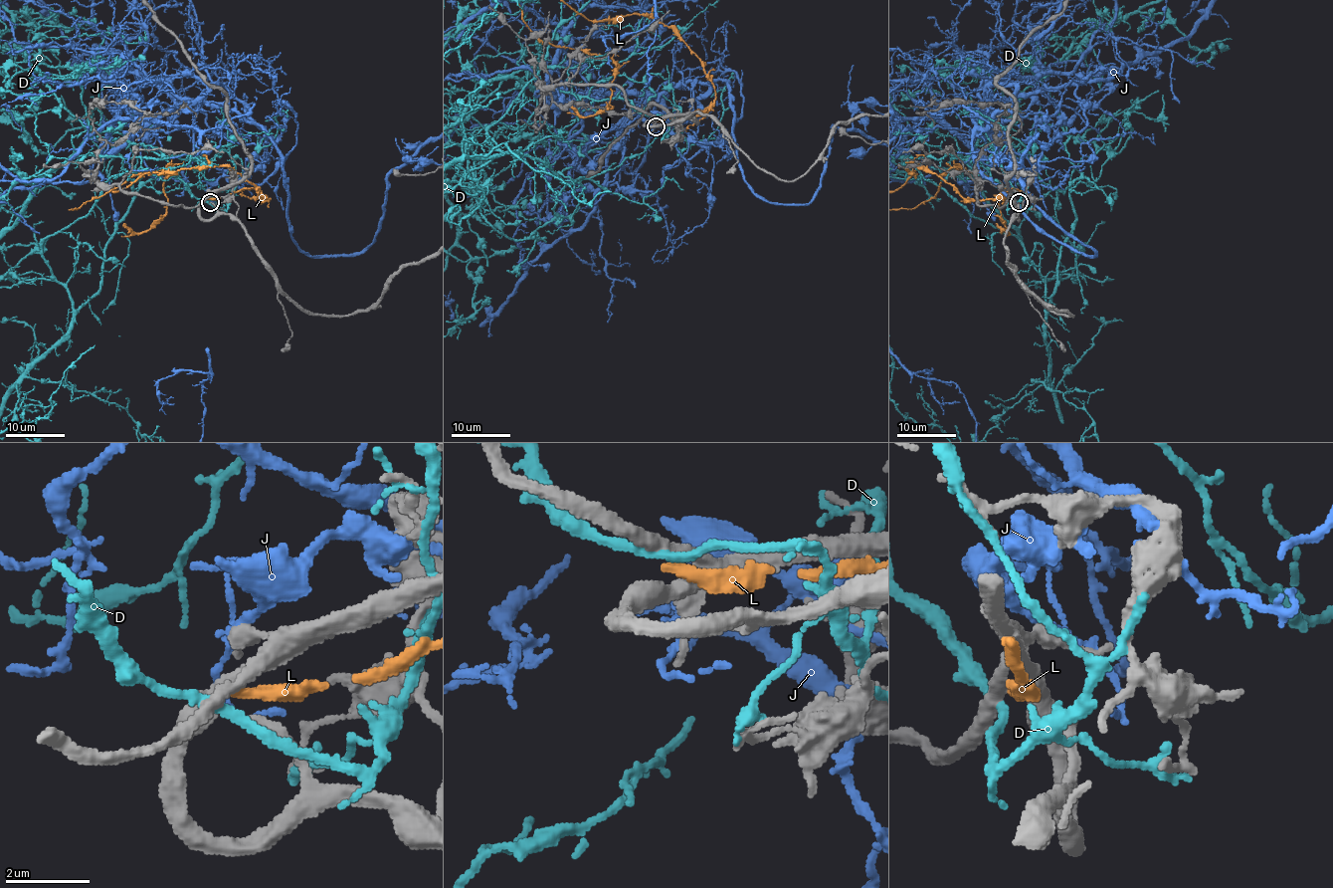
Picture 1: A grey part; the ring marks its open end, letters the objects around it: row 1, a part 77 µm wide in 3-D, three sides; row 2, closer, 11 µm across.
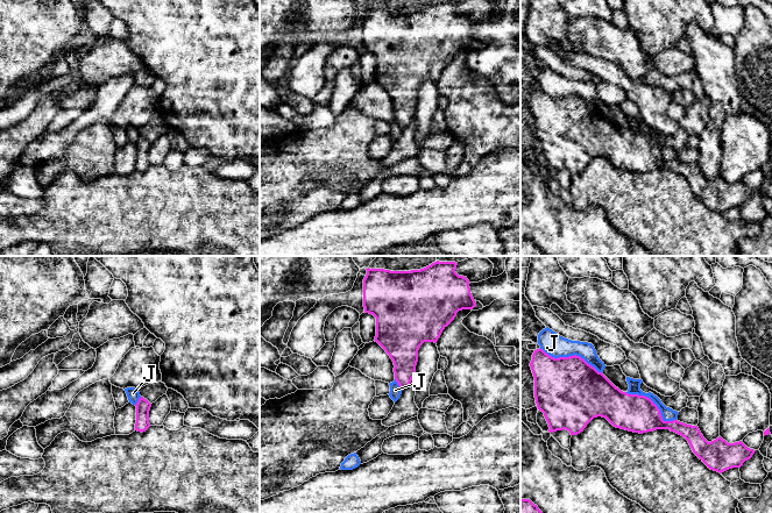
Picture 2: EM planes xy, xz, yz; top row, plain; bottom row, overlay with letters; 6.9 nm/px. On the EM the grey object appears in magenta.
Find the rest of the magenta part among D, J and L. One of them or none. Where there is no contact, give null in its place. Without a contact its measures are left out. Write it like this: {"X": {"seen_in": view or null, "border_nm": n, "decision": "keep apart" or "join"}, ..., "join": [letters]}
{"D": {"seen_in": null, "decision": "keep apart"}, "J": {"seen_in": "yz", "border_nm": 480, "decision": "keep apart"}, "L": {"seen_in": null, "decision": "keep apart"}, "join": []}

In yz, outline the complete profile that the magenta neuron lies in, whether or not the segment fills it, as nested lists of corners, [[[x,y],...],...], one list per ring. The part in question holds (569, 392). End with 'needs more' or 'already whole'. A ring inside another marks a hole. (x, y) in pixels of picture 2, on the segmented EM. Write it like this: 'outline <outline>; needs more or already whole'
outline [[[539,348],[534,350],[530,366],[534,377],[536,404],[538,409],[544,413],[550,433],[566,429],[571,435],[578,435],[597,416],[605,418],[616,428],[639,434],[670,429],[684,436],[693,453],[710,470],[720,473],[732,468],[741,468],[756,451],[748,448],[742,441],[728,443],[721,436],[708,442],[697,426],[678,420],[664,421],[660,409],[650,398],[621,391],[580,356],[554,358]]]; already whole

